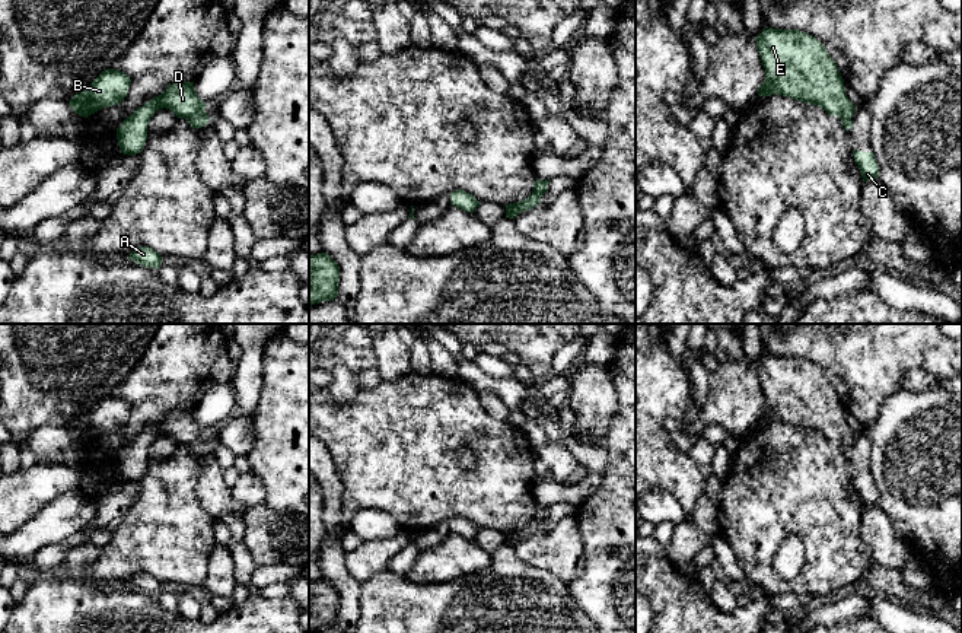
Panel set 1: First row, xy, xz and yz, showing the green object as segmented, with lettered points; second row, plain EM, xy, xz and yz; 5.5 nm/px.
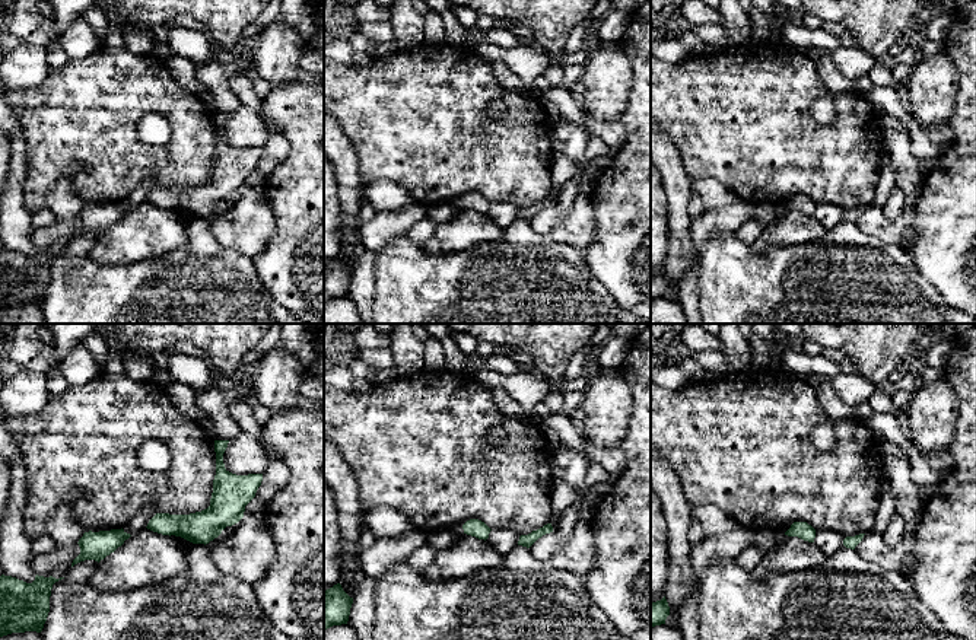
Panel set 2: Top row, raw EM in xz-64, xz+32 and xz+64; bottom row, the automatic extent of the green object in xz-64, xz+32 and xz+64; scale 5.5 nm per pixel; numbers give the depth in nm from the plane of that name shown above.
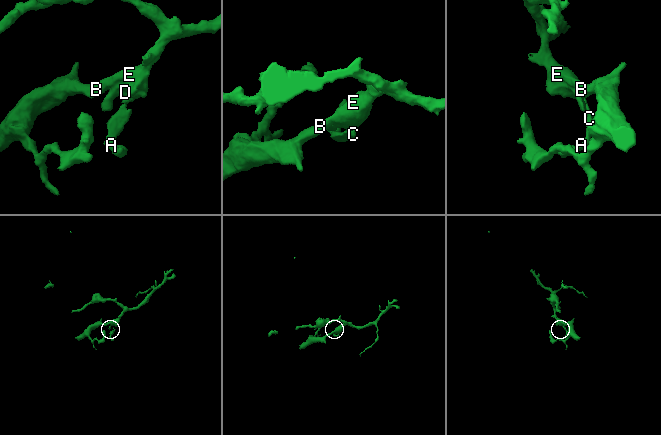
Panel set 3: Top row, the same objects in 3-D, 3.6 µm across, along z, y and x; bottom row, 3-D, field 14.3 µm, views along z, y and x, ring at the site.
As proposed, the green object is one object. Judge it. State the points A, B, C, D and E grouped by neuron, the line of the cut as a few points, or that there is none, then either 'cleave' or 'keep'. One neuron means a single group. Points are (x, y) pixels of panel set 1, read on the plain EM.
groups A C / B D E; cut xy (203, 436), (188, 445); cleave

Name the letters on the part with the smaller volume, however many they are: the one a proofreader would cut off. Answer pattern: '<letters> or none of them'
A, C

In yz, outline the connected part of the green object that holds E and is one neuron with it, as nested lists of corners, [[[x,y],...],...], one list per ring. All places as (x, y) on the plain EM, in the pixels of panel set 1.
[[[774,354],[762,356],[755,366],[765,395],[758,423],[783,422],[818,432],[829,442],[854,442],[844,405],[821,368],[797,356]]]

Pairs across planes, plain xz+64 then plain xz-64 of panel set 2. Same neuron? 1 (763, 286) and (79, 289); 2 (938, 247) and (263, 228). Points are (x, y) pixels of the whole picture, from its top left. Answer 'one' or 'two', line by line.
1: one
2: two

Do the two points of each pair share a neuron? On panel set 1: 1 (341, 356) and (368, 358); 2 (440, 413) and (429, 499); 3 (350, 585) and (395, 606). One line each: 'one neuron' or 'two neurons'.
1: one neuron
2: one neuron
3: two neurons

